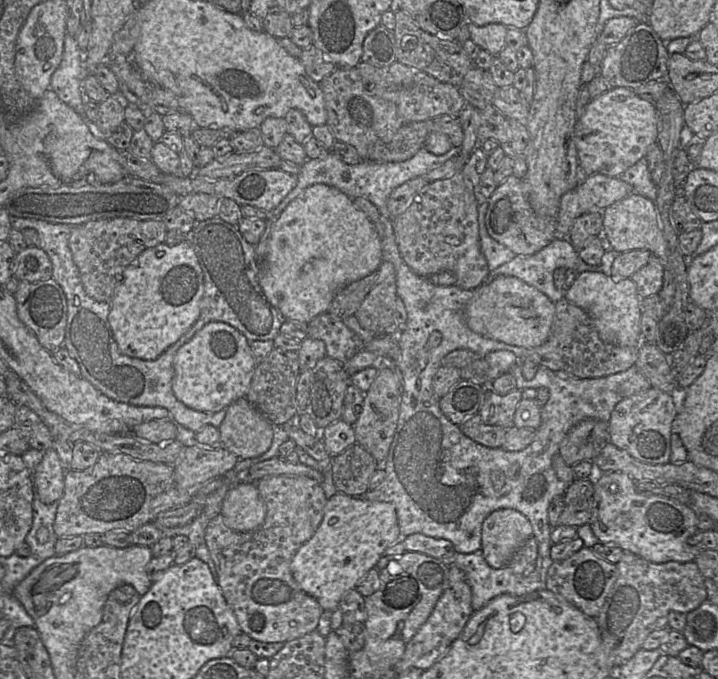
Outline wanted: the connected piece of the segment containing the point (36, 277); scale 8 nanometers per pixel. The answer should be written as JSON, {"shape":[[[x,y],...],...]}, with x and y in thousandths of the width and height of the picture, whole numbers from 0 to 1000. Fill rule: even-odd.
{"shape":[[[42,362],[21,380],[18,408],[28,415],[52,415],[72,409],[74,390],[67,374],[57,365]]]}

